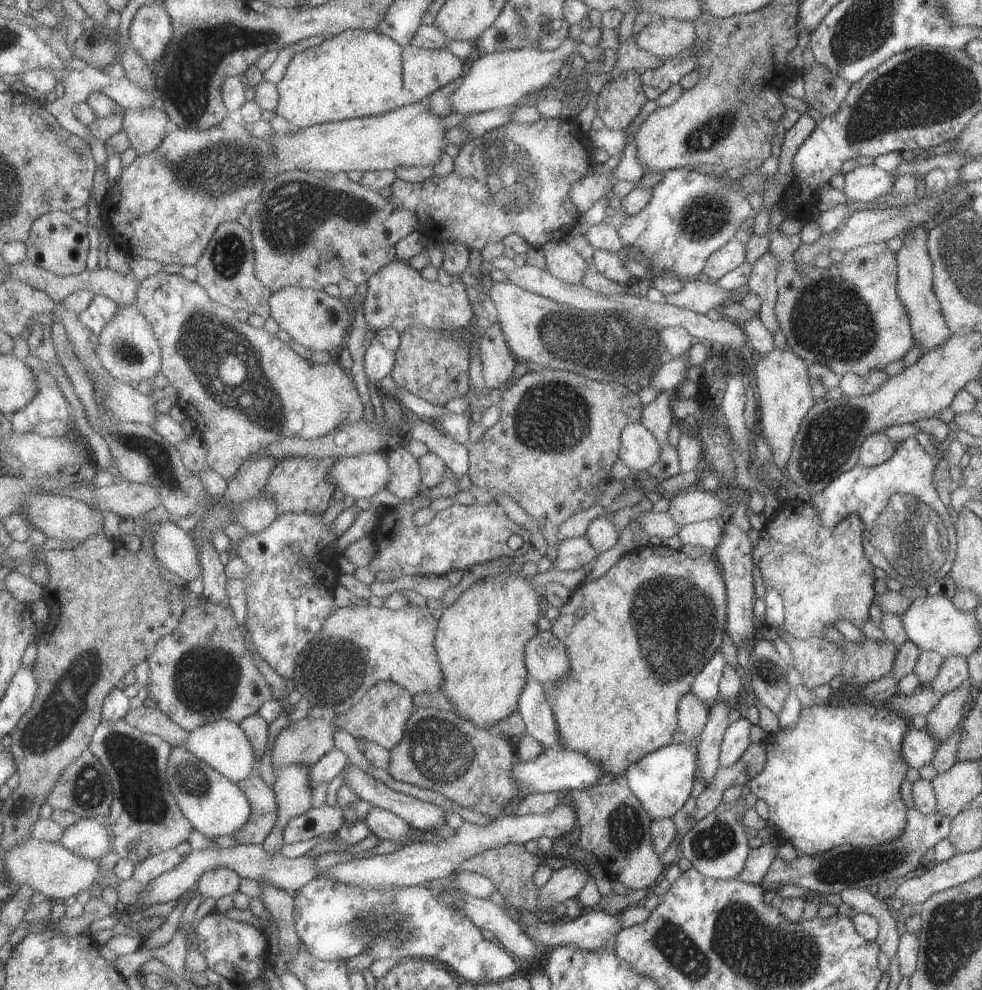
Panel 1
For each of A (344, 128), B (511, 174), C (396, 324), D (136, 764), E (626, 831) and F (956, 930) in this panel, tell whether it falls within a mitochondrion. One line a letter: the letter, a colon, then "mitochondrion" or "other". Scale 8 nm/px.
A: other
B: mitochondrion
C: other
D: mitochondrion
E: mitochondrion
F: mitochondrion

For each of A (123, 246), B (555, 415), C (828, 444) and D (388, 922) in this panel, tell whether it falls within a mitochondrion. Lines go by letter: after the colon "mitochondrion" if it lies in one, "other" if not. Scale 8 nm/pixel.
A: other
B: mitochondrion
C: mitochondrion
D: mitochondrion

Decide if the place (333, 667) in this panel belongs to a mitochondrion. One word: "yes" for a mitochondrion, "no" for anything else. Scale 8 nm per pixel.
yes

